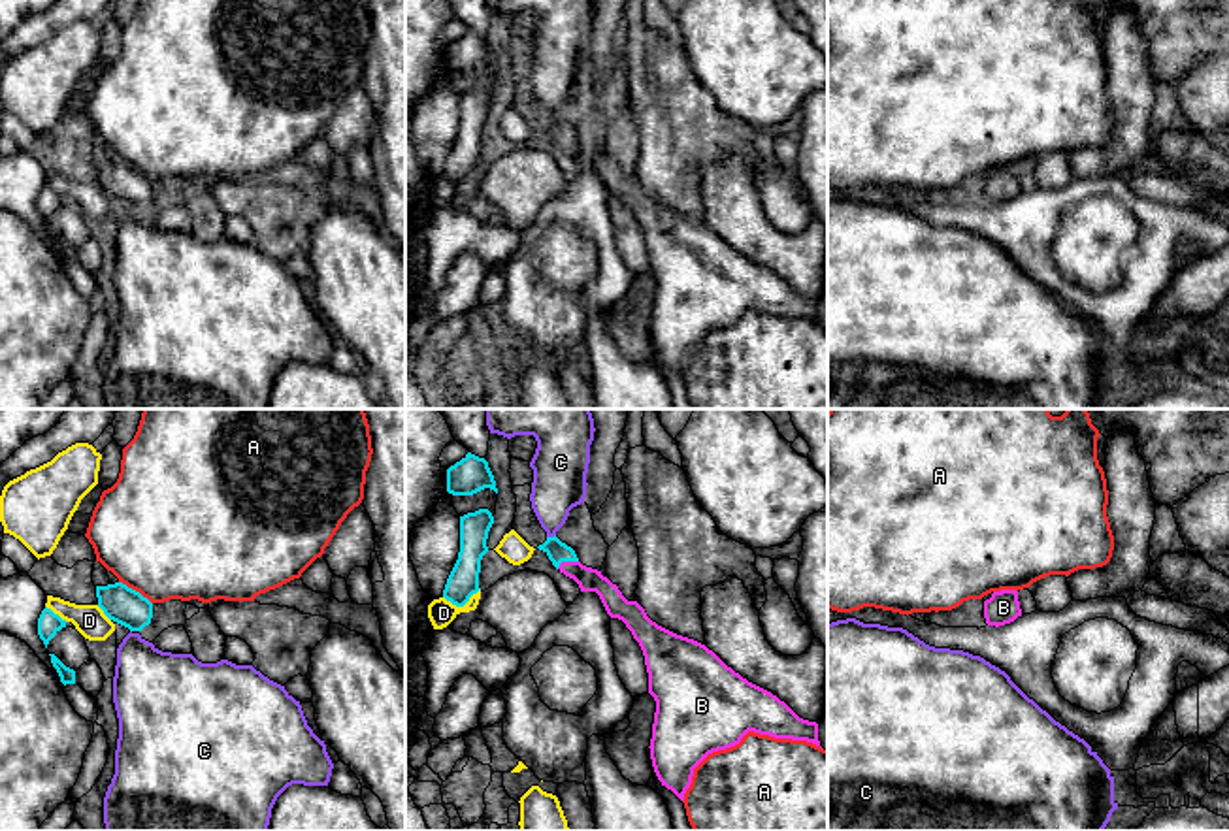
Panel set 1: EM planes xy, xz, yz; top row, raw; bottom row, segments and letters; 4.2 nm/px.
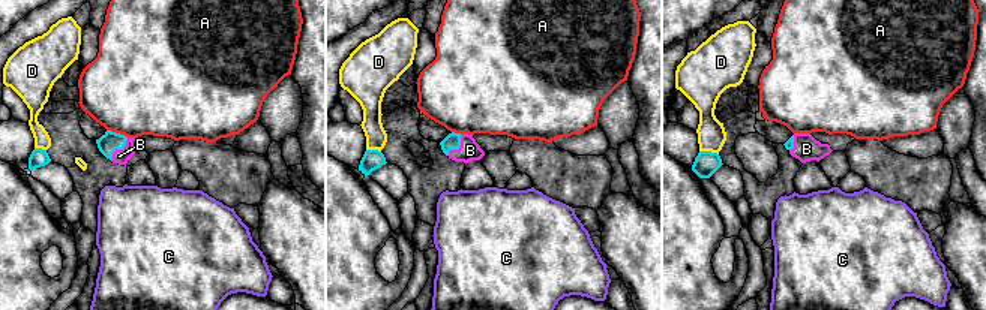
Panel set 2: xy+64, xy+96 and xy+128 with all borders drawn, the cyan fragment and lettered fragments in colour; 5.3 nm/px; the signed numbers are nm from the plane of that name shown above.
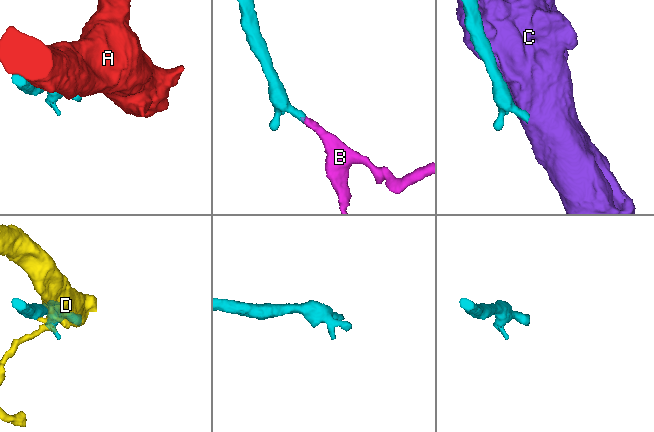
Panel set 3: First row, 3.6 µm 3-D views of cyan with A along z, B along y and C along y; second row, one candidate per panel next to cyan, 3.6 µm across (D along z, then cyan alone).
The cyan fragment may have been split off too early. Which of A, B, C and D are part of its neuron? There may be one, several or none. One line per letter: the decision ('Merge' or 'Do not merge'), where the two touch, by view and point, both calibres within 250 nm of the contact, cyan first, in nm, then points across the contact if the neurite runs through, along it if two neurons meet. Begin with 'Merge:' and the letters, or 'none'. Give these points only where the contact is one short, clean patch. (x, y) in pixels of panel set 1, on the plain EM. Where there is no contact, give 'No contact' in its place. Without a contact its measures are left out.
Merge: B
A: Do not merge. Touches cyan at xy (134, 168). Thickness 160 nm (cyan) against 500 nm
B: Merge. Touches cyan at xz (566, 138). Thickness 90 nm (cyan) against 100 nm. Path across: xz (557, 129), (566, 138), (589, 157)
C: Do not merge. Touches cyan at xz (551, 115). Thickness 90 nm (cyan) against 220 nm
D: Do not merge. Touches cyan at xz (460, 183). Thickness 140 nm (cyan) against 110 nm

